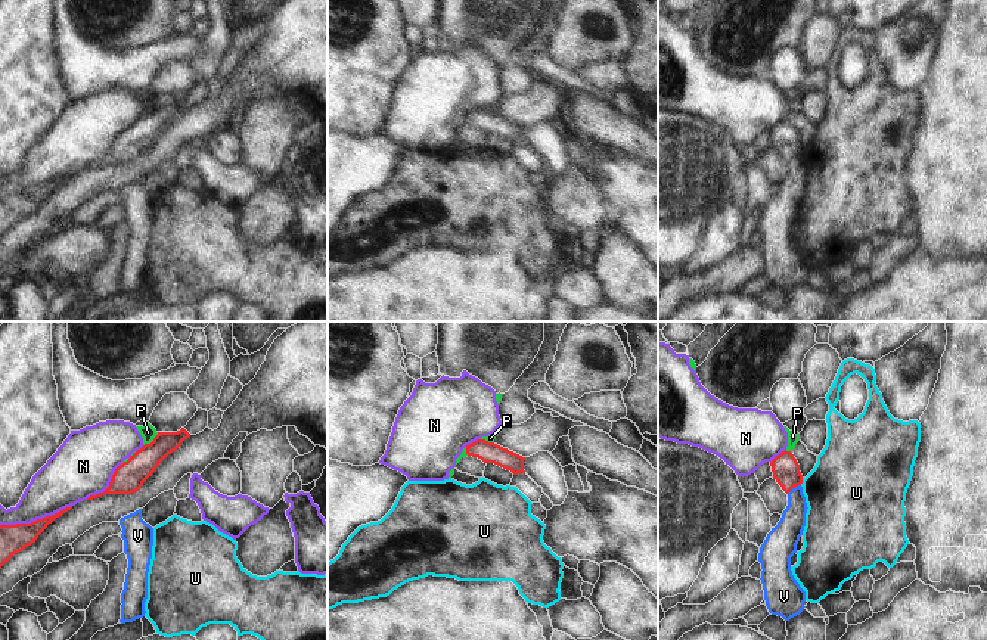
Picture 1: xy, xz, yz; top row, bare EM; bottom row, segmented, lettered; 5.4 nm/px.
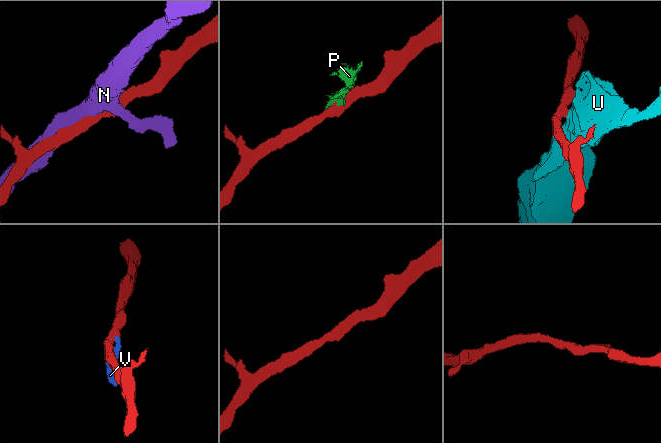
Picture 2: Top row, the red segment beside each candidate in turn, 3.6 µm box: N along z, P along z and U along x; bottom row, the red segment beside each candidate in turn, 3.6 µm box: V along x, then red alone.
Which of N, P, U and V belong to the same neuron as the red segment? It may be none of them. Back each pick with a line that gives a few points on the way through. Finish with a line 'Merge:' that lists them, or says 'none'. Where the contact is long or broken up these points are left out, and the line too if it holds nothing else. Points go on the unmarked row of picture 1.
Merge: none

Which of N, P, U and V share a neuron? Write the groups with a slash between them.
N P V / U

